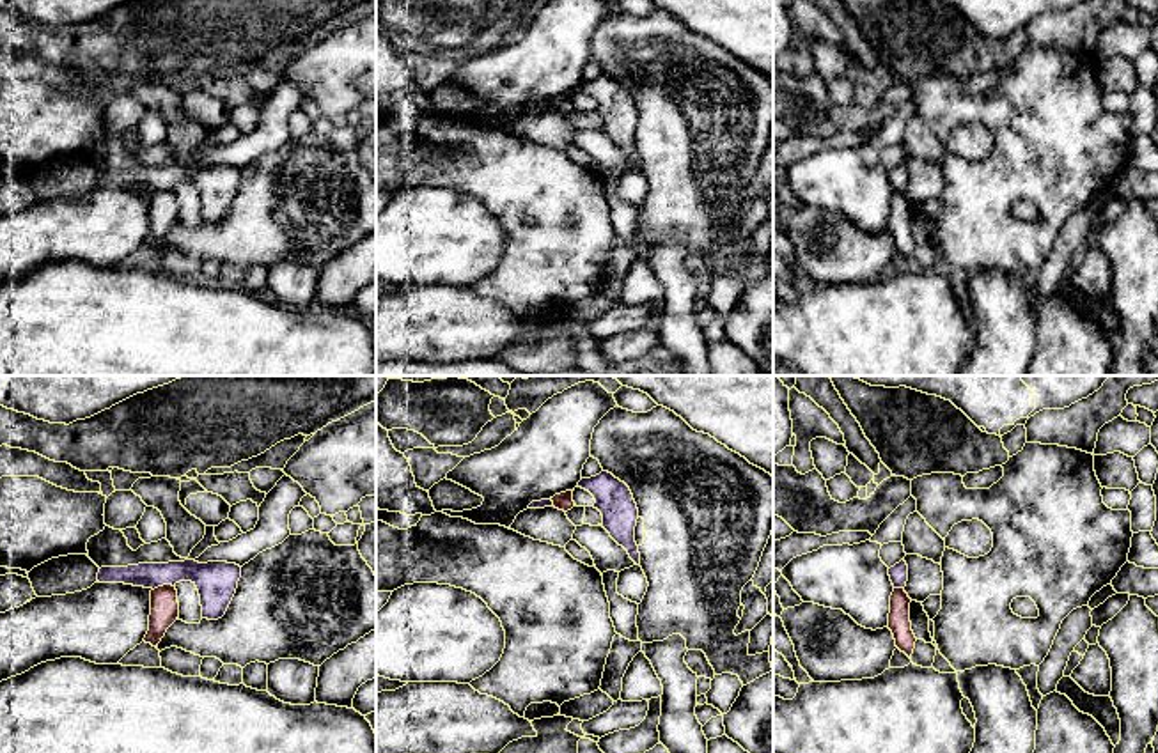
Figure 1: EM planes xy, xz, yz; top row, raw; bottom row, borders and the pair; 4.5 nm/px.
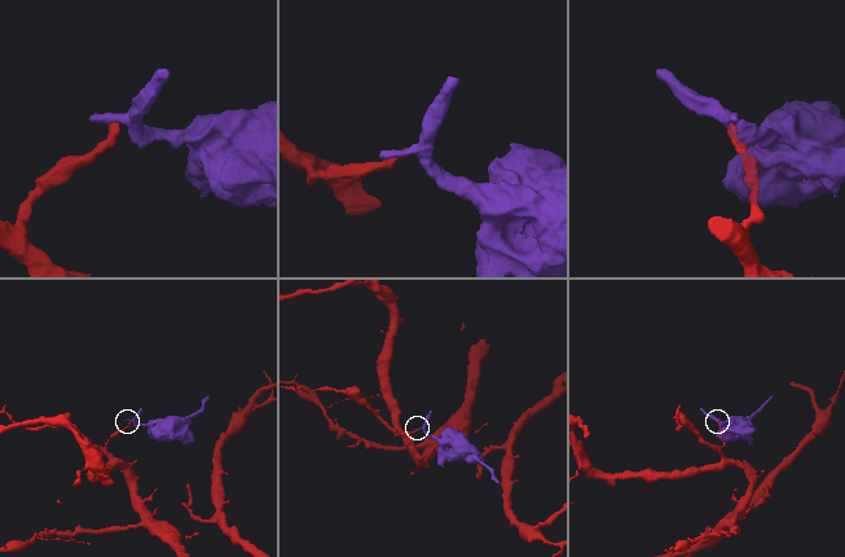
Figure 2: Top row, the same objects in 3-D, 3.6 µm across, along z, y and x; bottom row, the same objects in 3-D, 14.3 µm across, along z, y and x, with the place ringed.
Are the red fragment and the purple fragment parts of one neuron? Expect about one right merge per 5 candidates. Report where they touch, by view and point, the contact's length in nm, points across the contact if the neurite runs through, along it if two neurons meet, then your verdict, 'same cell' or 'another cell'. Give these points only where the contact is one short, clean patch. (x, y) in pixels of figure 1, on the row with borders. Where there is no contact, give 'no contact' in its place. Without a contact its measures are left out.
xy (164, 585) | 100 nm | along xy (172, 585), (158, 585), (153, 590) | another cell

